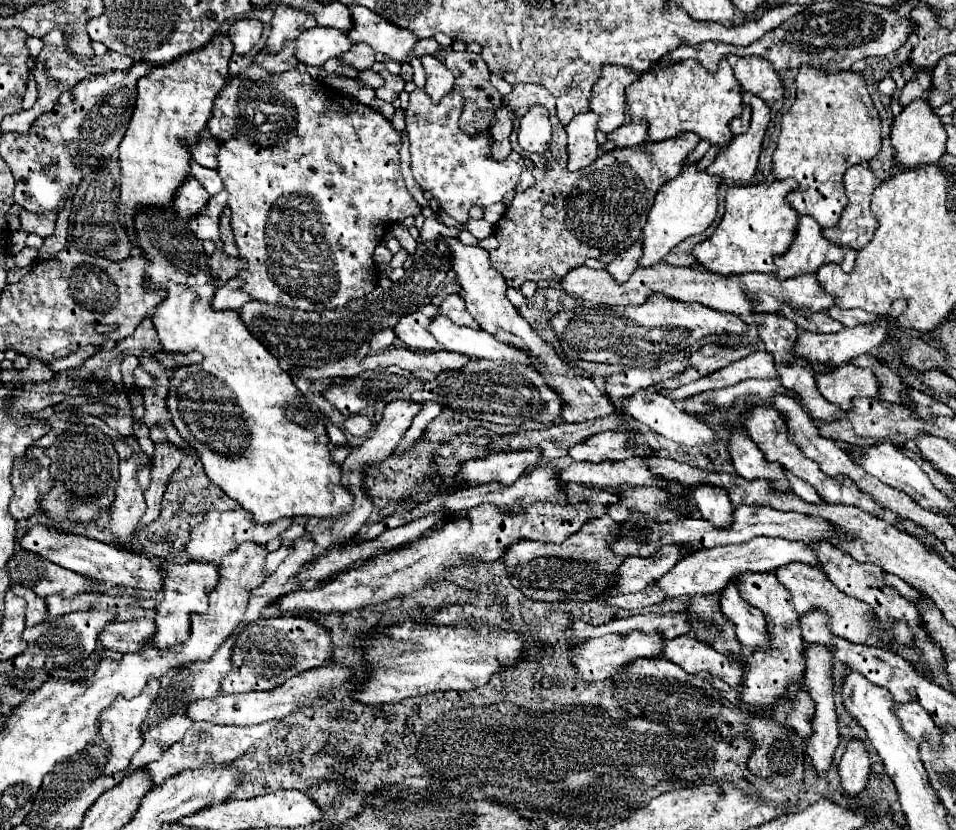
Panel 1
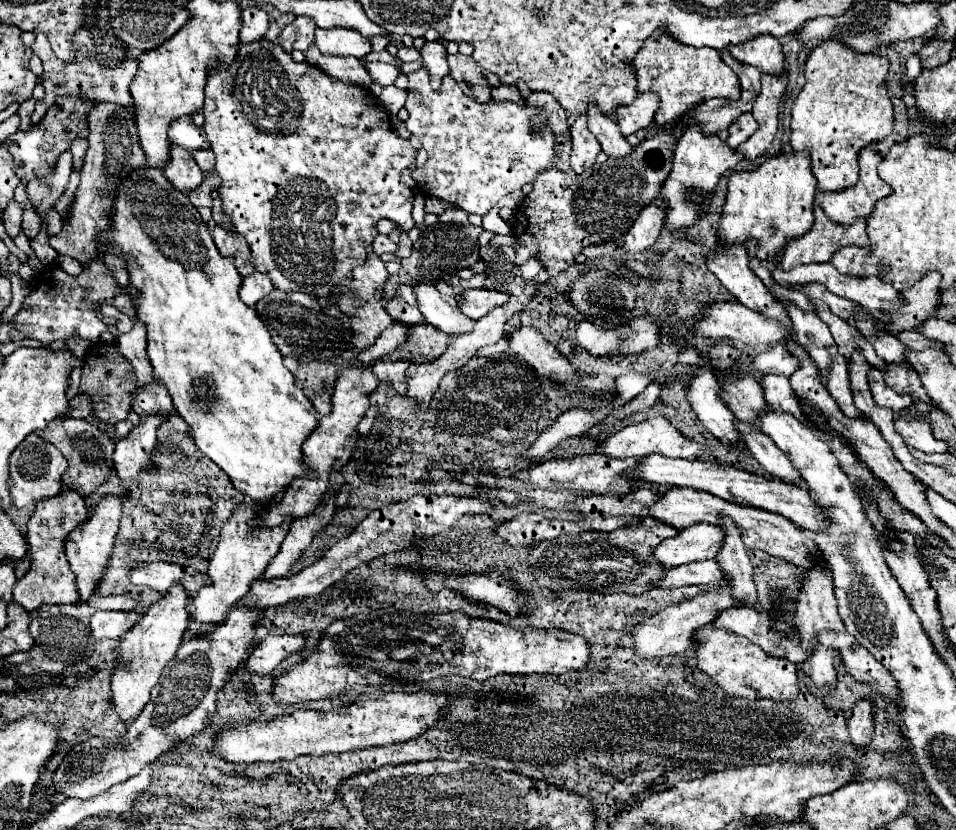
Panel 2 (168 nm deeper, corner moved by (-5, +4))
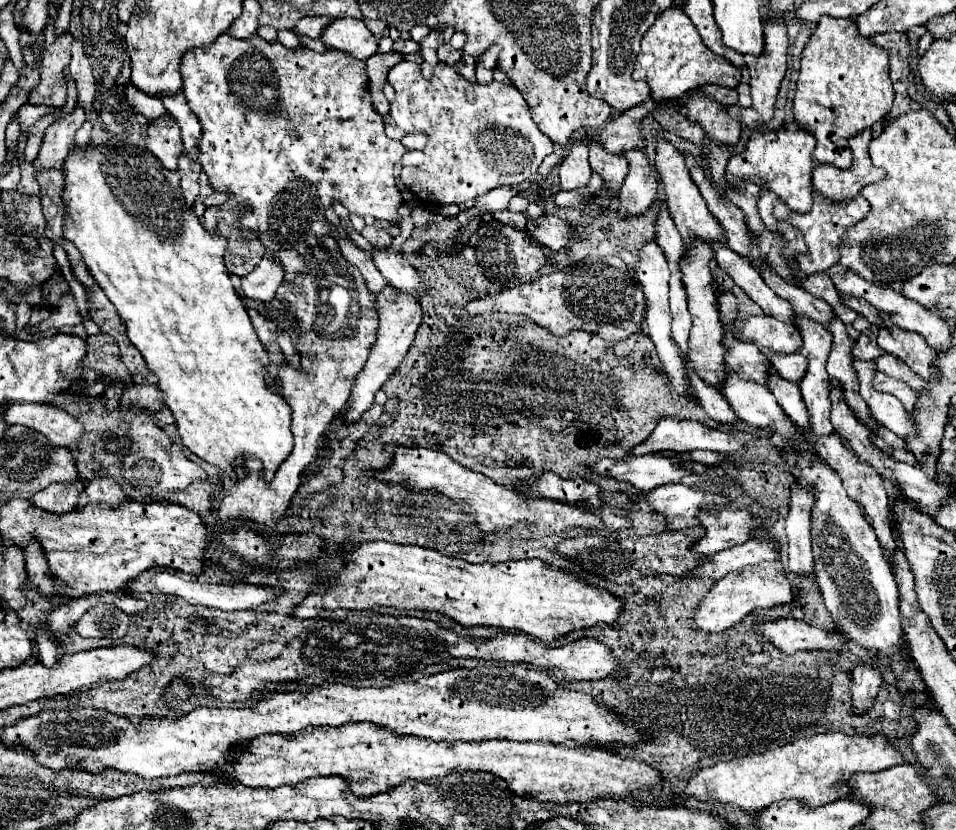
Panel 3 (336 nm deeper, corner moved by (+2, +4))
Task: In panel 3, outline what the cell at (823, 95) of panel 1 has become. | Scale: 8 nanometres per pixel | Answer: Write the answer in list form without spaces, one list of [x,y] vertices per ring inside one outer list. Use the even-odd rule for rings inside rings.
[[[823,16],[801,56],[793,106],[799,126],[807,128],[817,140],[813,152],[815,160],[837,168],[849,168],[851,148],[847,140],[883,120],[891,110],[891,104],[893,84],[885,48],[863,38],[857,32],[855,20],[833,20],[831,16]]]

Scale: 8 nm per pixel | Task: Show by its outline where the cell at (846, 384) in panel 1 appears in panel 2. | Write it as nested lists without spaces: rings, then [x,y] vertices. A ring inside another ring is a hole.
[[[872,368],[870,376],[868,376],[868,386],[870,386],[870,392],[874,396],[874,402],[882,408],[908,408],[914,404],[914,400],[910,396],[902,396],[902,394],[896,394],[882,378],[882,372],[878,368]]]

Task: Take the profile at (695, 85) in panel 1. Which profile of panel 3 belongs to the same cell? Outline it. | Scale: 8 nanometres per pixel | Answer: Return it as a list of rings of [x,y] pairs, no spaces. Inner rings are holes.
[[[667,8],[665,12],[659,12],[655,24],[641,40],[641,52],[635,60],[633,78],[649,84],[653,100],[673,100],[681,98],[693,86],[717,84],[737,88],[741,82],[741,72],[729,60],[717,56],[703,44],[697,28],[681,8]]]

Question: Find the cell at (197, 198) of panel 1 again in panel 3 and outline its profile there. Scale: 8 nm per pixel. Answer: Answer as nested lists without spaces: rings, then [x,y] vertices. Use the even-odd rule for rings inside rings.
[[[173,116],[147,126],[147,148],[163,162],[165,168],[177,170],[177,158],[183,152],[181,128]]]

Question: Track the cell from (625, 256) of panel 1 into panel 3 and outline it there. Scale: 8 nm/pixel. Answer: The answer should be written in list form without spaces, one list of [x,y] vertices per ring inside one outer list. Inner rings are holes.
[[[635,148],[629,152],[621,152],[623,158],[629,162],[629,174],[623,180],[619,192],[619,214],[625,216],[639,216],[649,210],[659,194],[659,182],[653,176],[651,164],[643,150]]]

